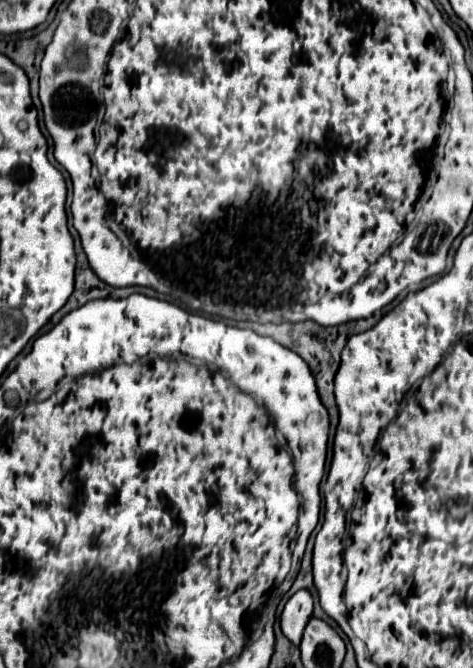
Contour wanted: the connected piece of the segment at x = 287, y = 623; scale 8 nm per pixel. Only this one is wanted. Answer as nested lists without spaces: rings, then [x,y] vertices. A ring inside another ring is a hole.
[[[298,590],[284,606],[282,616],[280,616],[280,628],[284,632],[284,636],[292,642],[292,644],[300,644],[304,626],[308,622],[308,618],[312,616],[312,596],[308,590]]]

